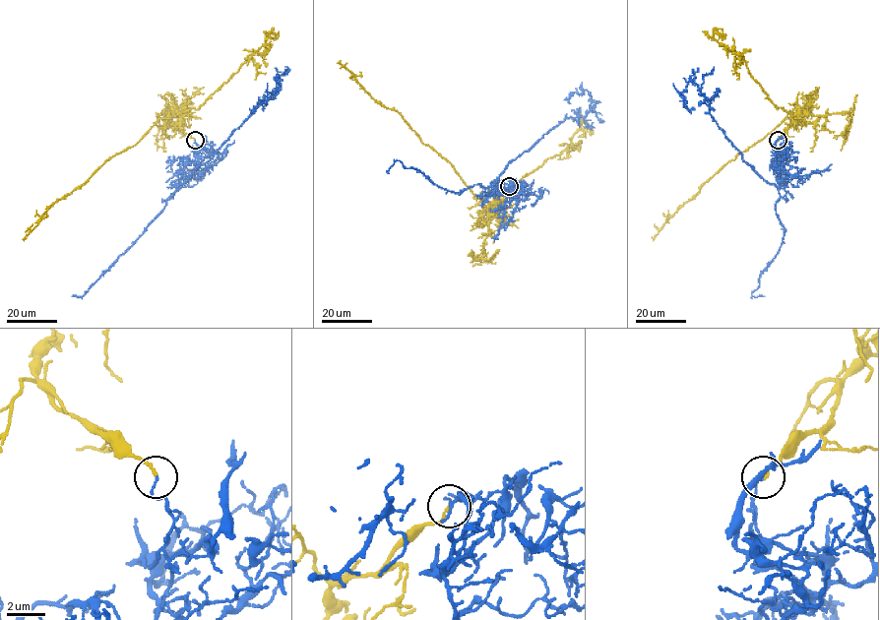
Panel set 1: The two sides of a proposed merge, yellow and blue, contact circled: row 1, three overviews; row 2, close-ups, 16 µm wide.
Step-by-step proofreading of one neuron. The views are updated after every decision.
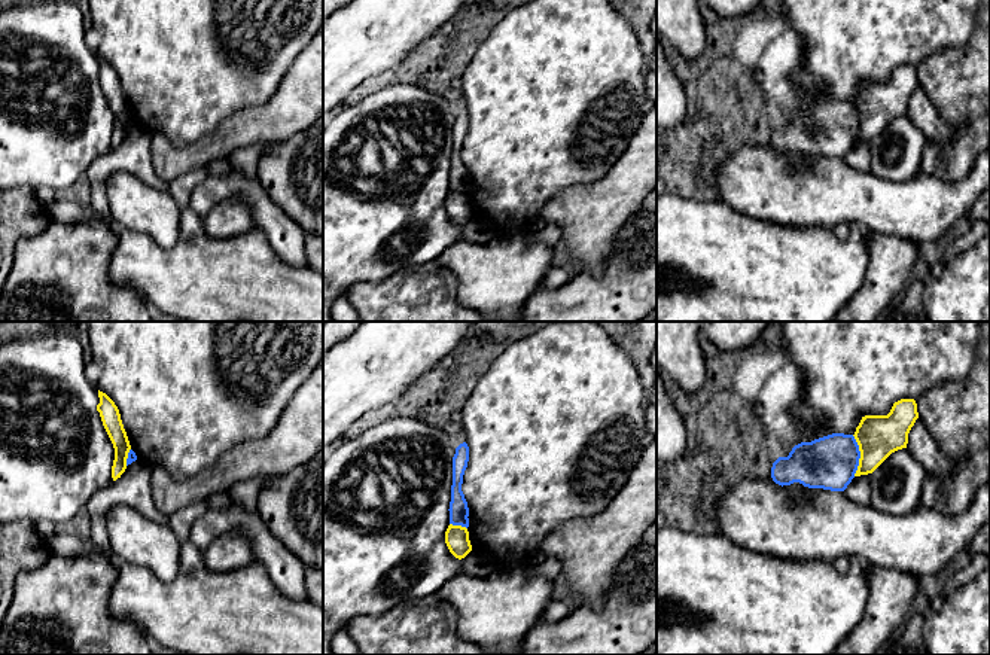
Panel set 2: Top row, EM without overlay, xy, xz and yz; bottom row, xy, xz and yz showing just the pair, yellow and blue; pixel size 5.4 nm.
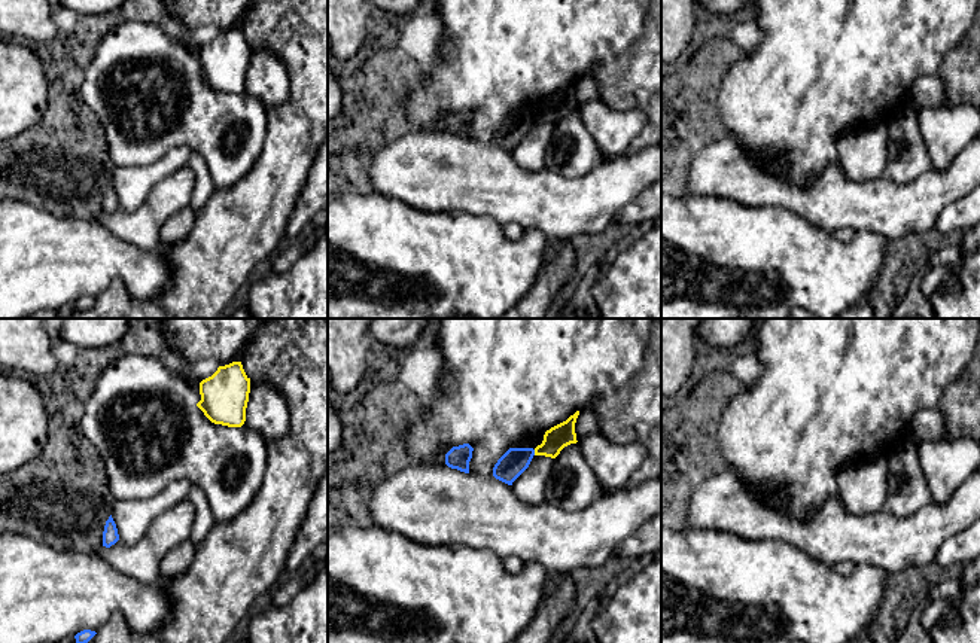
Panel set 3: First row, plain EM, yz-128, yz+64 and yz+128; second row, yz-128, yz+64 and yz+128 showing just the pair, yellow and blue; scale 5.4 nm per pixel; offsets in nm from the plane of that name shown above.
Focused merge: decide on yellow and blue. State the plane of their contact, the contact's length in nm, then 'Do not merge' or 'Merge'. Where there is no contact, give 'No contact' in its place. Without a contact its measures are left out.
Touches yellow in yz. Shared border 220 nm. Do not merge

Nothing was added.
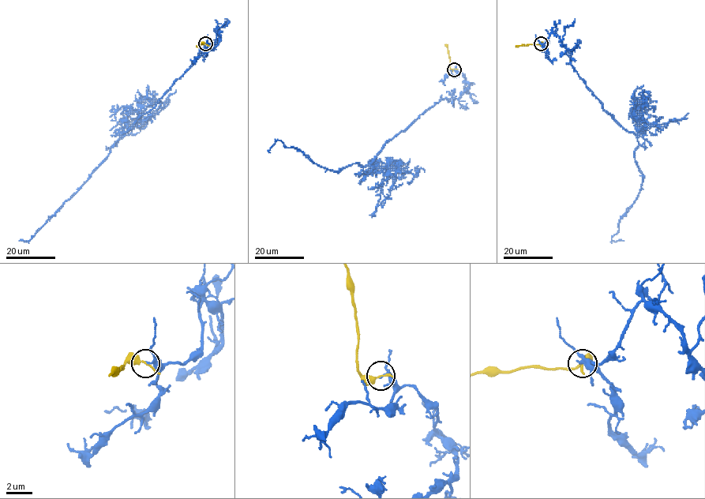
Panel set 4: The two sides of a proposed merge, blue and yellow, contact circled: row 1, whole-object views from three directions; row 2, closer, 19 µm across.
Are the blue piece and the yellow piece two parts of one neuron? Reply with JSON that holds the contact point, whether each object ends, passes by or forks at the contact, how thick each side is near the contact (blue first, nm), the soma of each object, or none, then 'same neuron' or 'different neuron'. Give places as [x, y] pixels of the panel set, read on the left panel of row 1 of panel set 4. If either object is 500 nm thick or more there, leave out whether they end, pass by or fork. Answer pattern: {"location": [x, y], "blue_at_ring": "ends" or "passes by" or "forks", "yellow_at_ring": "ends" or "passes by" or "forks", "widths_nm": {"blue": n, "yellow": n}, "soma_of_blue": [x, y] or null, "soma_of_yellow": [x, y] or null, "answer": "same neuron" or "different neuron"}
{"location": [205, 43], "blue_at_ring": "passes by", "yellow_at_ring": "passes by", "widths_nm": {"blue": 180, "yellow": 240}, "soma_of_blue": null, "soma_of_yellow": null, "answer": "different neuron"}

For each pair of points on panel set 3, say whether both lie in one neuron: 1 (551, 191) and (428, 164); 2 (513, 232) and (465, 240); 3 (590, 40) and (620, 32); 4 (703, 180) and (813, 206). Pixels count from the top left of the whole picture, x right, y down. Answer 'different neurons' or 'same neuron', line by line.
1: same neuron
2: different neurons
3: same neuron
4: same neuron

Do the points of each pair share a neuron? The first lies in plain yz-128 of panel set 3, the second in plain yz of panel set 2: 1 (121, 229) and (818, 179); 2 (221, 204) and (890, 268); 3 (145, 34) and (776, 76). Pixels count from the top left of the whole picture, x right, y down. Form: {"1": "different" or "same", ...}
{"1": "same", "2": "same", "3": "same"}

